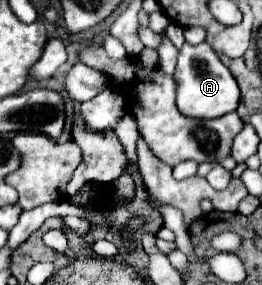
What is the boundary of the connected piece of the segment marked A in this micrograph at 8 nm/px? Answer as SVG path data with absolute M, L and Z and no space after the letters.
M207 42L197 44L197 46L183 44L183 48L179 50L179 60L177 60L173 78L177 84L177 90L175 90L177 108L187 118L211 120L211 118L225 116L225 114L237 110L237 106L239 106L239 100L241 100L239 86L237 86L235 78L231 76L231 72L223 66L219 56L215 54L215 50L209 48Z

